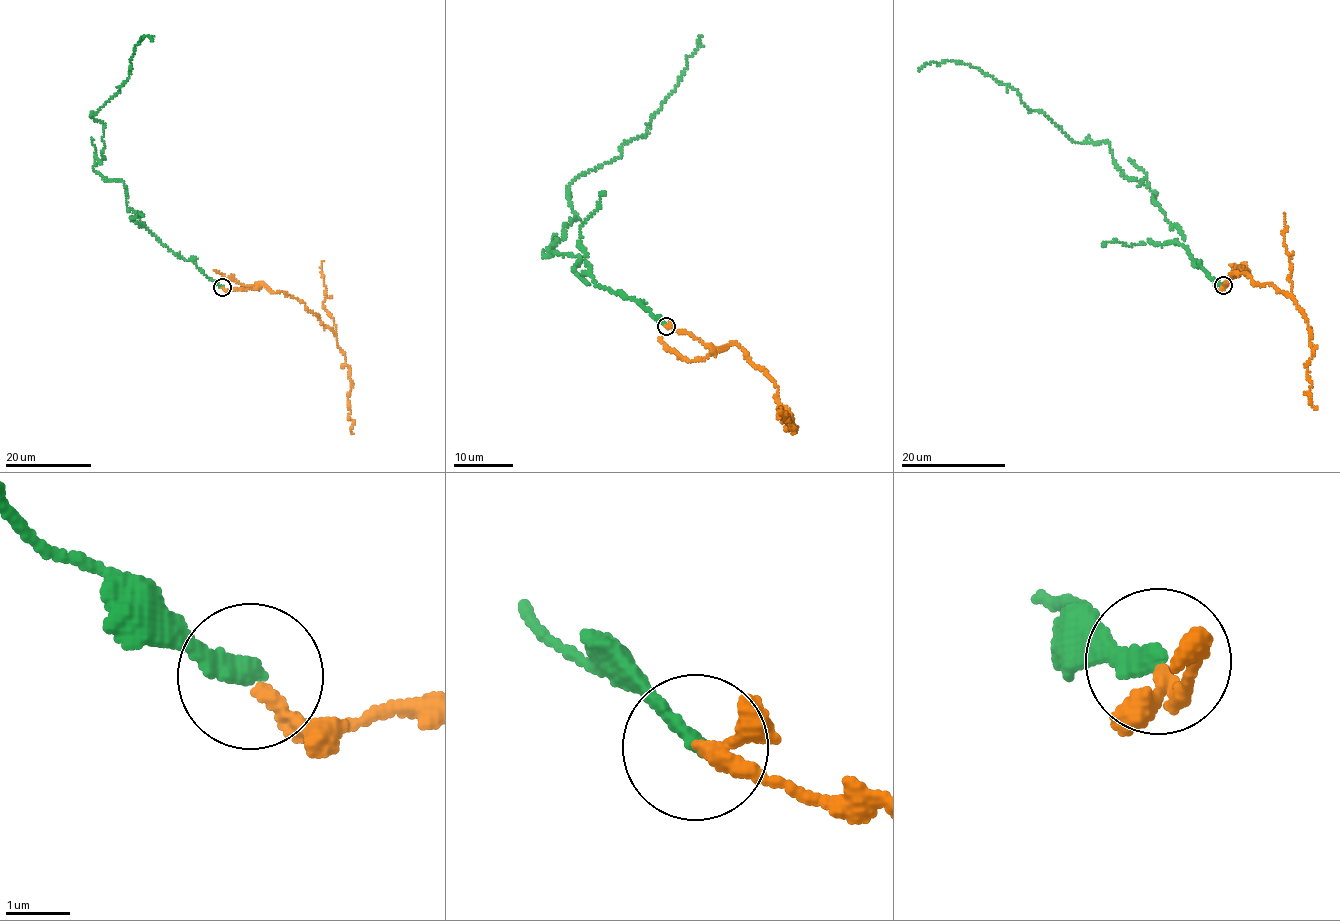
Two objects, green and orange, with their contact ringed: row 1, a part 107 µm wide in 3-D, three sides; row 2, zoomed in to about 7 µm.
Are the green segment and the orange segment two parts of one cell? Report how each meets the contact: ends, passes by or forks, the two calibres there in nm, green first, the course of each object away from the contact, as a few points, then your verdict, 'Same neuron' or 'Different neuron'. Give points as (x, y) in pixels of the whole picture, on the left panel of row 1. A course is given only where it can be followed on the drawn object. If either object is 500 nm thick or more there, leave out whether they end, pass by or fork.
At the ring green ends. At the ring orange passes by. Thickness 240 nm (green) against 160 nm. Course of green: (222, 287), (142, 225), (123, 181), (94, 170), (104, 123), (90, 115), (129, 77), (141, 36), (152, 40). Course of orange: (223, 287), (265, 286), (284, 292), (334, 332), (350, 369), (353, 434). Same neuron

